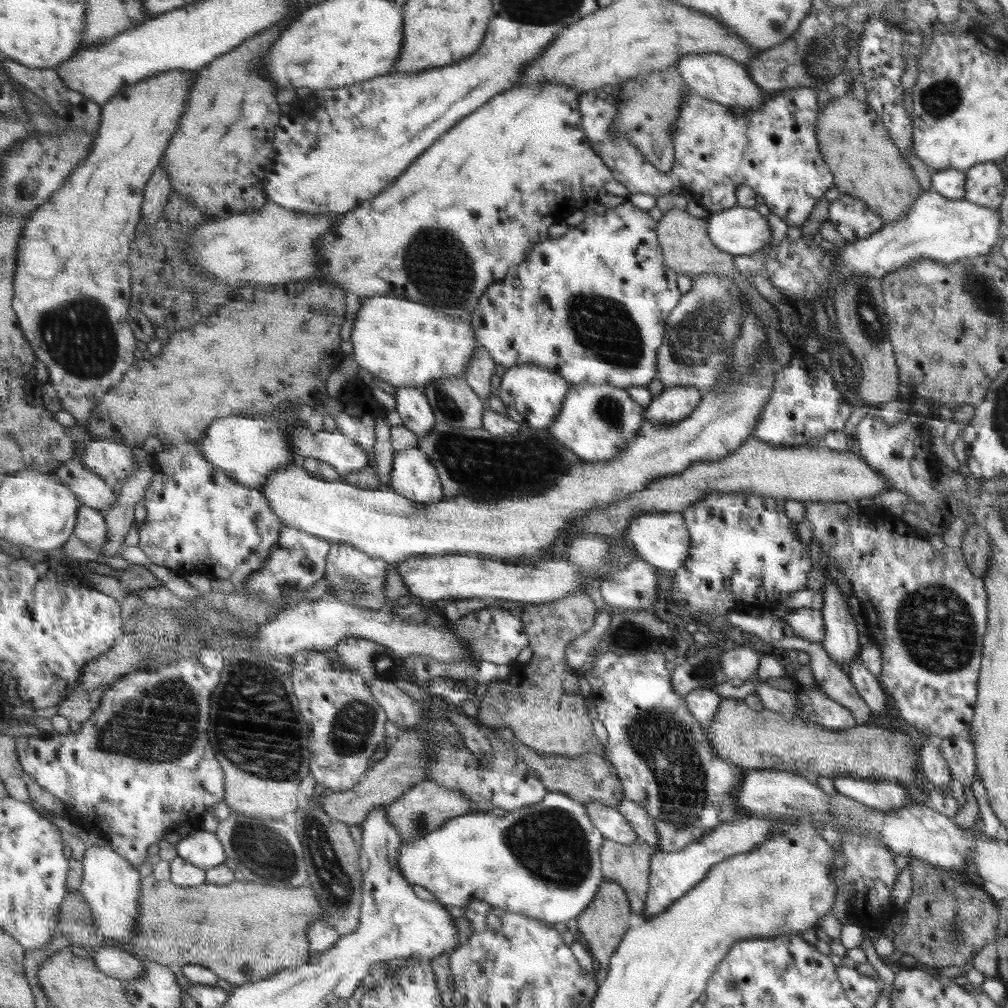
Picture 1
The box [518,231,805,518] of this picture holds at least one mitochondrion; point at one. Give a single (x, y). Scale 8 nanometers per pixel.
(601, 325)

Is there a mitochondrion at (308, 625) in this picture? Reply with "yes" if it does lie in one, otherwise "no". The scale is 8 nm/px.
no

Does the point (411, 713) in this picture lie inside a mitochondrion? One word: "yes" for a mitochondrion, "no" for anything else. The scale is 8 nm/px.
no

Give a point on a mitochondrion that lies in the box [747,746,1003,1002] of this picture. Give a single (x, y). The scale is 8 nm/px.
(953, 934)

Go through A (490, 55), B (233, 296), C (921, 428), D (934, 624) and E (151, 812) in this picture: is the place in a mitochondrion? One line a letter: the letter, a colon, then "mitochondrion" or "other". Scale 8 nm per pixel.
A: other
B: other
C: other
D: mitochondrion
E: other

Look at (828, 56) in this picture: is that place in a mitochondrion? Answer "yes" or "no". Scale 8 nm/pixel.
yes

